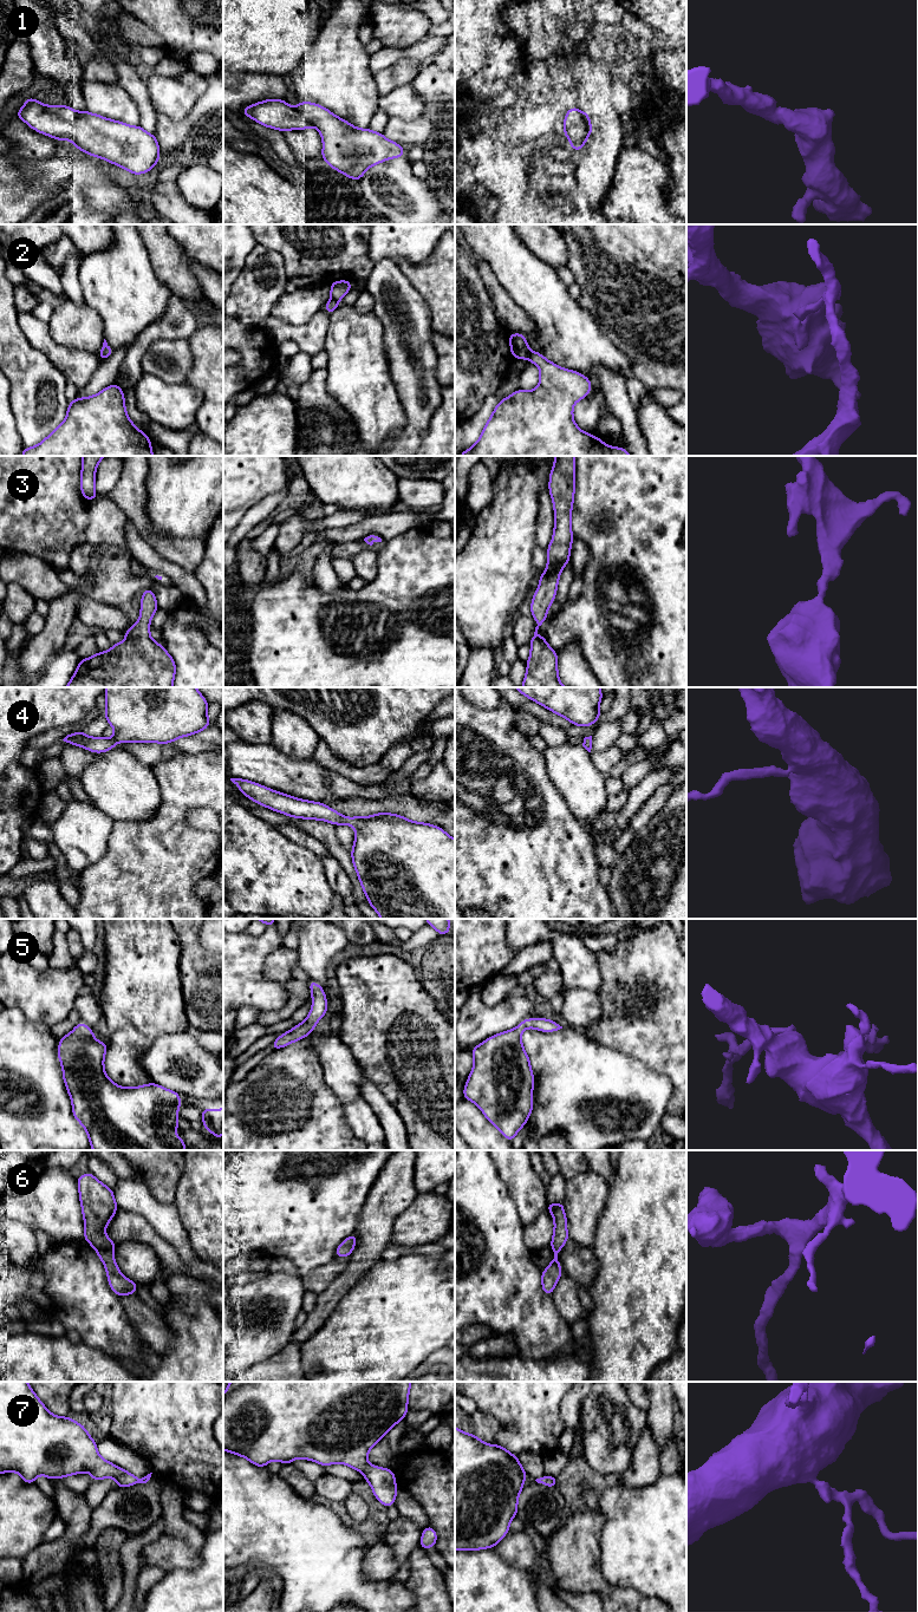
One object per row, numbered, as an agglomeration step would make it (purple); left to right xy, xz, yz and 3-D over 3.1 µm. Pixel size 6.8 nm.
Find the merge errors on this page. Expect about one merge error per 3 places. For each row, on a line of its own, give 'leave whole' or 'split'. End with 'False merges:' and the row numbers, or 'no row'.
1: leave whole
2: split
3: leave whole
4: leave whole
5: leave whole
6: leave whole
7: leave whole
False merges: 2

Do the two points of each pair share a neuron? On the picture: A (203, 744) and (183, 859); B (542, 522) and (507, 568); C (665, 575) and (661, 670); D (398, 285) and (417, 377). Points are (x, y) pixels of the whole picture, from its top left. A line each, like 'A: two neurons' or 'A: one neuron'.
A: two neurons
B: two neurons
C: one neuron
D: one neuron

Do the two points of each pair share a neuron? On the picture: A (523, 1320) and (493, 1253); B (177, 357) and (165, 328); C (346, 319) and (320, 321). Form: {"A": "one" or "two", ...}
{"A": "one", "B": "two", "C": "two"}

